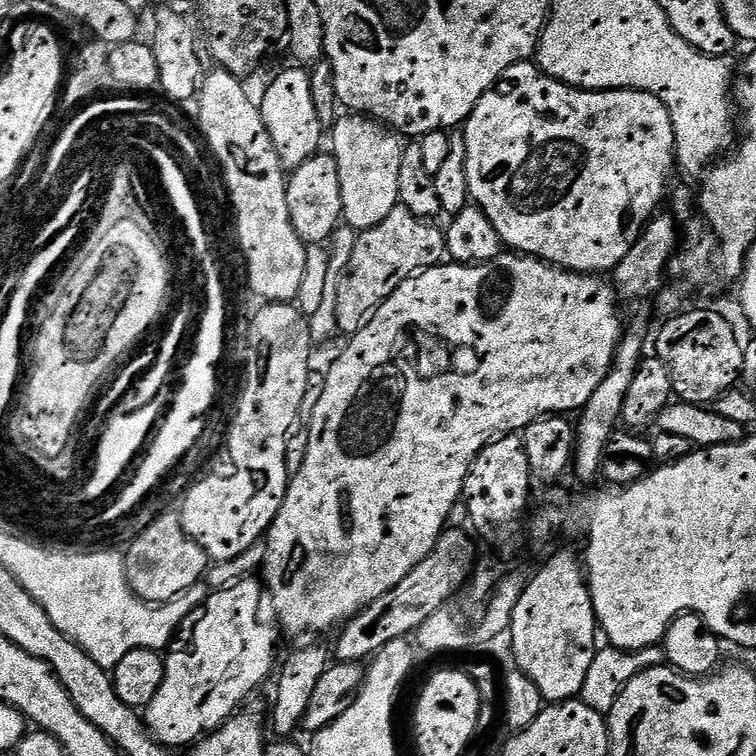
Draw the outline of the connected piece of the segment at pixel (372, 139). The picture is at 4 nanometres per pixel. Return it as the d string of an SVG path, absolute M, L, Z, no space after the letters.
M349 112L337 117L330 130L330 144L331 140L342 188L343 219L358 232L373 228L399 203L398 175L403 145L399 144L399 137L379 121Z

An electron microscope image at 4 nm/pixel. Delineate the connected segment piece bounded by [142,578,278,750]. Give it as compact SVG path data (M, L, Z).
M245 578L231 584L229 588L215 589L191 621L192 641L189 642L188 648L167 653L162 686L158 686L154 698L142 712L148 731L165 748L184 750L203 740L205 736L211 736L249 703L248 695L258 691L267 682L268 675L270 680L278 664L277 629L272 629L270 625L260 621L260 592L262 593L262 584L256 578Z

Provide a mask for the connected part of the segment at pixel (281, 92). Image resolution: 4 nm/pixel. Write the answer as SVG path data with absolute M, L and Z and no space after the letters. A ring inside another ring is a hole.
M291 66L280 72L268 84L264 97L259 97L262 122L266 122L266 130L270 134L270 142L274 142L274 150L278 150L278 158L286 170L302 166L312 156L321 151L320 143L325 143L326 129L318 118L318 110L314 107L314 94L310 94L311 75L303 67Z

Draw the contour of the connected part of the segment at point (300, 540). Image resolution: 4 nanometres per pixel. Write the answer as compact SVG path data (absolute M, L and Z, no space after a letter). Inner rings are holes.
M508 250L508 251L505 251L505 252L504 252L504 253L503 253L503 254L502 254L502 255L501 255L501 256L499 256L499 257L498 257L498 258L494 258L494 259L493 259L493 260L486 260L486 261L484 261L484 263L483 263L483 264L458 264L458 263L455 263L455 262L441 262L441 263L439 263L439 264L437 264L437 265L436 265L436 267L435 267L435 268L427 268L427 269L426 269L426 271L424 271L424 272L417 272L417 273L416 273L416 275L415 275L415 276L412 276L412 277L410 277L410 278L409 278L409 279L408 279L408 280L407 280L407 281L406 281L406 282L402 282L402 286L398 286L398 290L394 290L394 294L390 294L390 298L386 298L386 302L382 302L382 306L381 306L381 307L380 307L380 308L377 308L377 309L376 309L376 311L375 311L375 312L373 312L373 313L372 313L372 315L371 315L371 317L370 317L370 319L369 319L369 321L368 321L368 323L367 323L367 324L365 324L365 325L364 325L364 327L363 327L363 328L361 328L361 329L360 329L360 331L359 331L359 332L357 332L357 333L355 333L355 335L353 335L353 336L352 336L352 337L351 337L351 339L349 339L349 340L352 340L352 341L350 341L350 342L349 342L349 344L348 344L348 345L346 345L346 346L345 346L345 348L344 348L344 353L342 353L342 354L341 354L341 356L340 356L340 357L338 357L338 358L337 358L337 360L336 360L336 361L334 361L334 362L333 362L333 364L332 364L332 369L330 369L330 370L329 370L329 372L328 372L328 377L326 377L326 378L325 378L325 380L324 380L324 389L322 389L322 390L321 390L321 392L320 392L320 397L318 397L318 398L317 398L317 400L316 400L316 405L314 405L314 406L313 406L313 408L312 408L312 425L310 425L310 426L309 426L309 428L308 428L308 449L306 449L306 450L305 450L305 452L304 452L304 461L302 461L302 462L301 462L301 464L300 464L300 469L298 469L298 470L297 470L297 472L296 472L296 469L295 469L295 472L294 472L294 475L293 475L293 476L292 476L292 477L291 477L291 479L289 479L289 481L288 481L288 493L287 493L287 494L286 494L286 498L285 498L285 499L284 499L284 501L283 501L283 502L282 502L282 506L281 506L281 507L280 507L280 509L279 509L279 510L278 510L278 514L277 514L277 515L276 515L276 517L275 517L275 518L274 518L274 522L273 522L273 523L272 523L272 527L271 527L271 528L269 528L269 529L268 529L268 531L267 531L267 533L266 533L266 543L267 543L267 545L268 545L268 553L267 553L267 554L266 554L266 558L265 558L265 559L264 559L264 562L263 562L263 565L262 565L262 573L263 573L263 572L264 572L264 576L263 576L263 575L262 575L262 584L263 584L263 587L264 587L264 588L265 588L265 589L267 589L267 591L268 591L268 588L269 588L269 590L270 590L270 591L272 591L272 608L273 608L273 610L274 610L274 611L276 611L276 616L277 616L277 618L278 618L278 619L280 619L280 624L281 624L281 625L280 625L280 624L279 624L279 627L280 627L280 628L281 628L281 629L283 629L283 628L282 628L282 627L284 627L284 628L285 628L285 630L286 630L286 631L288 631L288 632L289 632L289 634L290 634L290 635L292 635L292 636L304 636L304 635L306 635L306 634L307 634L307 632L324 632L324 631L326 631L326 630L327 630L327 628L333 628L333 630L336 630L336 629L339 629L339 628L340 628L340 627L341 627L341 625L343 625L343 624L344 624L344 623L345 623L345 622L347 622L347 621L349 621L349 620L351 620L351 619L352 619L352 617L353 617L353 616L357 616L357 615L358 615L358 613L360 613L360 612L361 612L361 610L362 610L362 609L364 609L364 607L366 607L366 605L367 605L367 604L369 604L369 603L370 603L370 602L374 602L374 601L375 601L375 600L377 600L377 599L378 599L378 598L382 598L382 594L386 594L386 593L387 593L387 592L389 592L389 591L390 591L390 590L394 590L394 586L398 586L398 582L402 582L402 578L406 578L406 574L410 574L410 570L414 570L414 566L418 566L418 562L422 562L422 561L423 561L423 560L425 560L425 558L426 558L426 557L427 557L427 556L430 556L430 555L432 555L432 553L433 553L433 552L435 552L435 551L436 551L436 543L437 543L437 542L438 542L438 538L439 538L439 537L440 537L440 535L442 535L442 534L443 534L443 533L444 533L444 530L445 530L445 528L447 528L447 527L449 527L449 524L450 524L450 520L448 520L448 515L450 515L450 514L451 514L451 512L452 512L452 507L454 507L454 506L455 506L455 504L457 504L457 505L459 505L459 504L460 504L460 503L461 503L461 500L462 500L462 497L463 497L463 495L464 495L464 479L465 479L465 478L466 478L466 474L467 474L467 473L468 473L468 471L469 471L469 470L470 470L470 466L471 466L471 465L472 465L472 463L473 463L473 462L474 462L474 458L478 458L478 454L479 454L479 453L480 453L480 452L481 452L481 450L482 450L482 449L484 449L484 447L485 447L485 446L486 446L486 445L487 445L487 444L489 444L489 442L490 442L490 441L492 441L492 440L494 440L494 439L496 439L496 437L498 437L498 436L502 436L502 435L505 435L505 434L516 434L516 433L519 433L519 432L520 432L520 431L521 431L521 430L523 430L523 429L525 429L525 428L527 428L527 427L528 427L528 425L530 425L530 424L532 424L532 423L533 423L533 422L534 422L534 421L535 421L535 420L538 420L538 419L541 419L541 418L543 418L543 417L545 417L545 416L550 416L550 415L553 415L553 414L572 414L572 413L568 413L568 412L573 412L573 414L576 414L576 413L579 413L579 412L580 412L580 411L581 411L581 410L582 410L582 409L584 409L584 407L585 407L585 406L586 406L586 402L590 402L590 398L591 398L591 397L592 397L592 395L593 395L593 394L594 394L594 390L598 390L598 386L602 386L602 378L606 378L606 374L607 374L607 373L608 373L608 371L610 371L610 369L612 369L612 359L614 359L614 357L616 357L616 348L617 348L617 347L618 347L618 345L619 345L619 344L620 344L620 341L621 341L621 339L622 339L622 323L621 323L621 324L620 324L620 312L619 312L619 310L618 310L618 309L616 309L616 304L617 304L617 305L618 305L618 293L617 293L617 291L616 291L616 289L615 289L615 287L613 287L613 285L612 285L612 284L611 284L611 283L609 283L609 281L608 281L608 284L607 284L607 282L606 282L606 281L604 281L604 280L607 280L607 279L605 279L605 277L604 277L604 276L603 276L603 275L600 275L600 274L589 274L589 273L586 273L586 272L570 272L570 271L568 271L568 269L566 269L566 268L559 268L559 266L558 266L558 265L556 265L556 264L547 264L547 263L546 263L546 262L545 262L545 261L544 261L544 260L539 260L539 258L538 258L538 257L536 257L536 256L525 256L525 255L523 255L523 254L517 254L517 253L515 253L515 252L513 252L513 251L511 251L511 250ZM407 328L420 328L420 329L419 329L419 331L420 331L420 332L421 332L421 333L426 333L426 332L444 332L444 336L448 336L448 340L456 340L456 341L458 341L458 343L460 343L460 344L468 344L468 345L469 345L469 346L470 346L470 350L471 350L471 351L472 351L472 352L473 352L473 354L475 354L475 355L476 355L476 356L477 356L477 357L478 357L478 371L477 371L477 372L476 372L476 373L475 373L475 374L473 374L473 376L471 376L471 377L470 377L470 378L461 378L461 377L460 377L460 376L444 376L444 377L442 377L442 378L441 378L441 379L440 379L440 380L431 380L431 382L430 382L430 381L428 381L428 380L416 380L416 376L415 376L415 375L414 375L414 374L413 374L413 372L412 372L412 368L408 368L408 364L396 364L396 363L394 363L394 358L395 358L395 357L396 357L396 354L397 354L397 351L398 351L398 349L399 349L399 347L400 347L400 345L401 345L401 343L402 343L402 341L403 341L403 340L404 340L404 339L405 339L405 336L404 336L404 331L406 331L406 330L407 330Z

